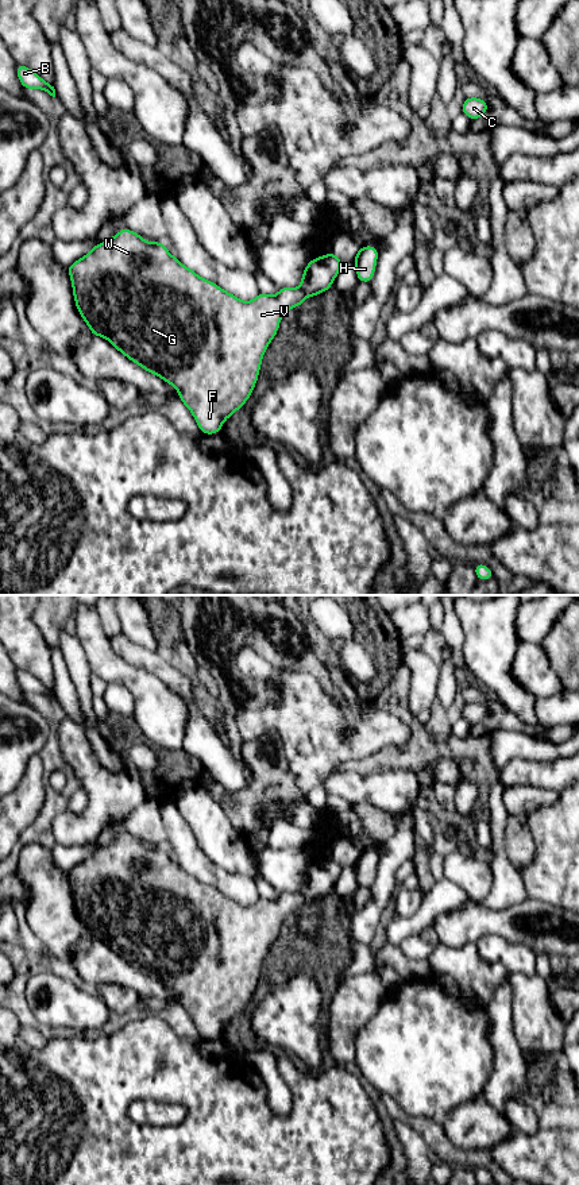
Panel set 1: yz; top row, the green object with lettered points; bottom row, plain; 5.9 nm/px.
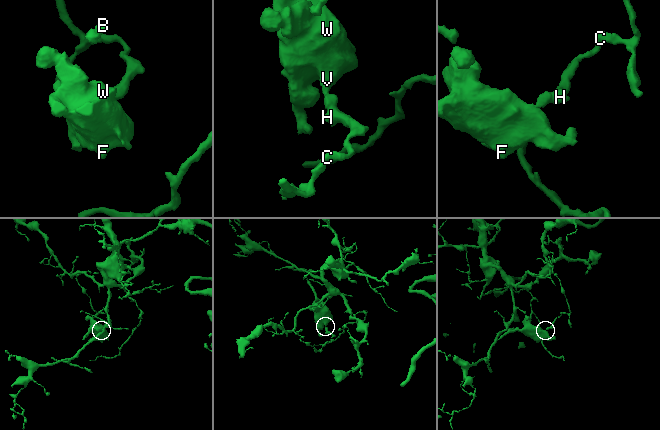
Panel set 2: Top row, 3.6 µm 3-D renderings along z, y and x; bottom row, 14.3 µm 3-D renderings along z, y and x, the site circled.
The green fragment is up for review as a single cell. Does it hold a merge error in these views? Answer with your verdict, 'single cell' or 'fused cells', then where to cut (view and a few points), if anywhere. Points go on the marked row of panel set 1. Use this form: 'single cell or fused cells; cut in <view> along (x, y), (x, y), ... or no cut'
fused cells; cut in yz along (300, 286), (305, 296)

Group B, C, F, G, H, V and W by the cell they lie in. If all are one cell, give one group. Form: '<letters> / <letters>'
B C H / F G V W

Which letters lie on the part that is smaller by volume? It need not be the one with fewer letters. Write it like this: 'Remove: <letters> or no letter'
Remove: F, G, V, W

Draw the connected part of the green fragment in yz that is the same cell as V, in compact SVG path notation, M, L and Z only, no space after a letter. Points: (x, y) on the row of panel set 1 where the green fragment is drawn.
M128 228L96 244L72 263L67 273L77 310L92 335L104 337L135 364L175 387L180 401L190 410L202 435L219 433L224 421L247 402L282 316L305 302L301 287L279 287L275 296L259 293L248 302L239 300L184 266L163 242L146 242L142 235Z

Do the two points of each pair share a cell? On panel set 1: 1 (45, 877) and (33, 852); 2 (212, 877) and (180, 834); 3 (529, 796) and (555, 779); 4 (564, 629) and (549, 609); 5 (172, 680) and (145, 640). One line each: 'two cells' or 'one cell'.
1: one cell
2: one cell
3: two cells
4: two cells
5: two cells

